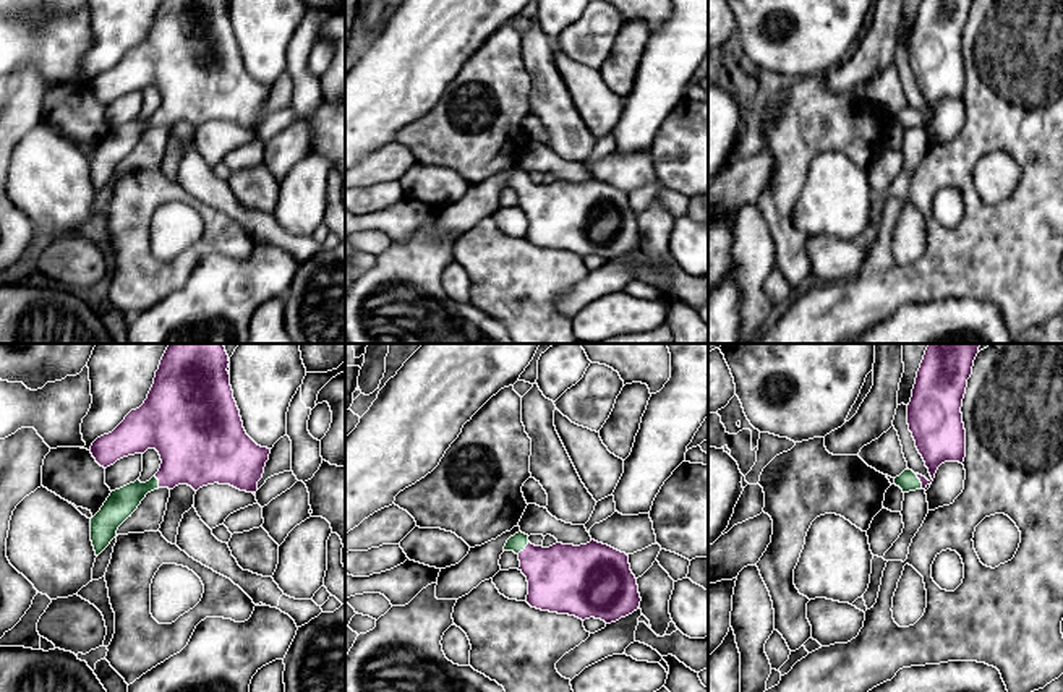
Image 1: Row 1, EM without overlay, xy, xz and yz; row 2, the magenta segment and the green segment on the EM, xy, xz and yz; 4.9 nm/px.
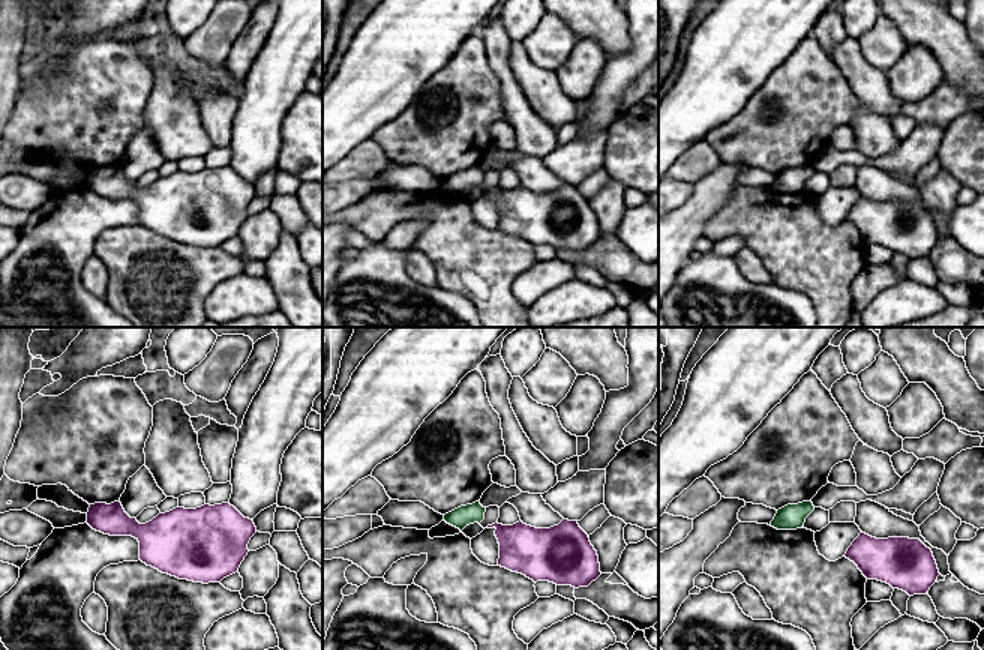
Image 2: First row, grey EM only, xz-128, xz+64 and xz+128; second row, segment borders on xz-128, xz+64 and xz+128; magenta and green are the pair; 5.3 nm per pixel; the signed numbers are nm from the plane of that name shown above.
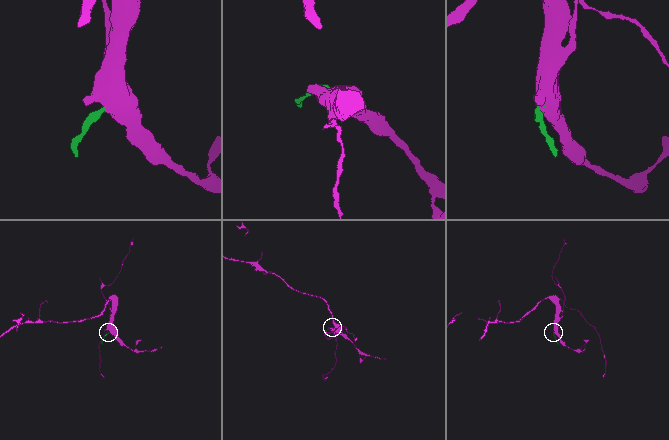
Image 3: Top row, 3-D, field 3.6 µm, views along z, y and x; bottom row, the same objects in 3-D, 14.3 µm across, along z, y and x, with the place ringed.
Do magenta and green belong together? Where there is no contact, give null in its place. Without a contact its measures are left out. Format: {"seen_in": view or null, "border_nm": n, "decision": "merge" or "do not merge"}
{"seen_in": "yz", "border_nm": 90, "decision": "merge"}

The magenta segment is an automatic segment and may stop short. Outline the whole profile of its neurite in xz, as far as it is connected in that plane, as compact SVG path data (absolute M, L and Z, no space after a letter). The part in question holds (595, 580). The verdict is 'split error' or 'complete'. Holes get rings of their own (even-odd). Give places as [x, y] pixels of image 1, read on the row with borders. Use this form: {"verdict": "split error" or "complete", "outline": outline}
{"verdict": "split error", "outline": "M519 532L504 551L519 556L519 570L528 582L525 601L532 608L611 624L640 606L629 556L608 545L591 540L580 546L556 543L543 548Z"}

